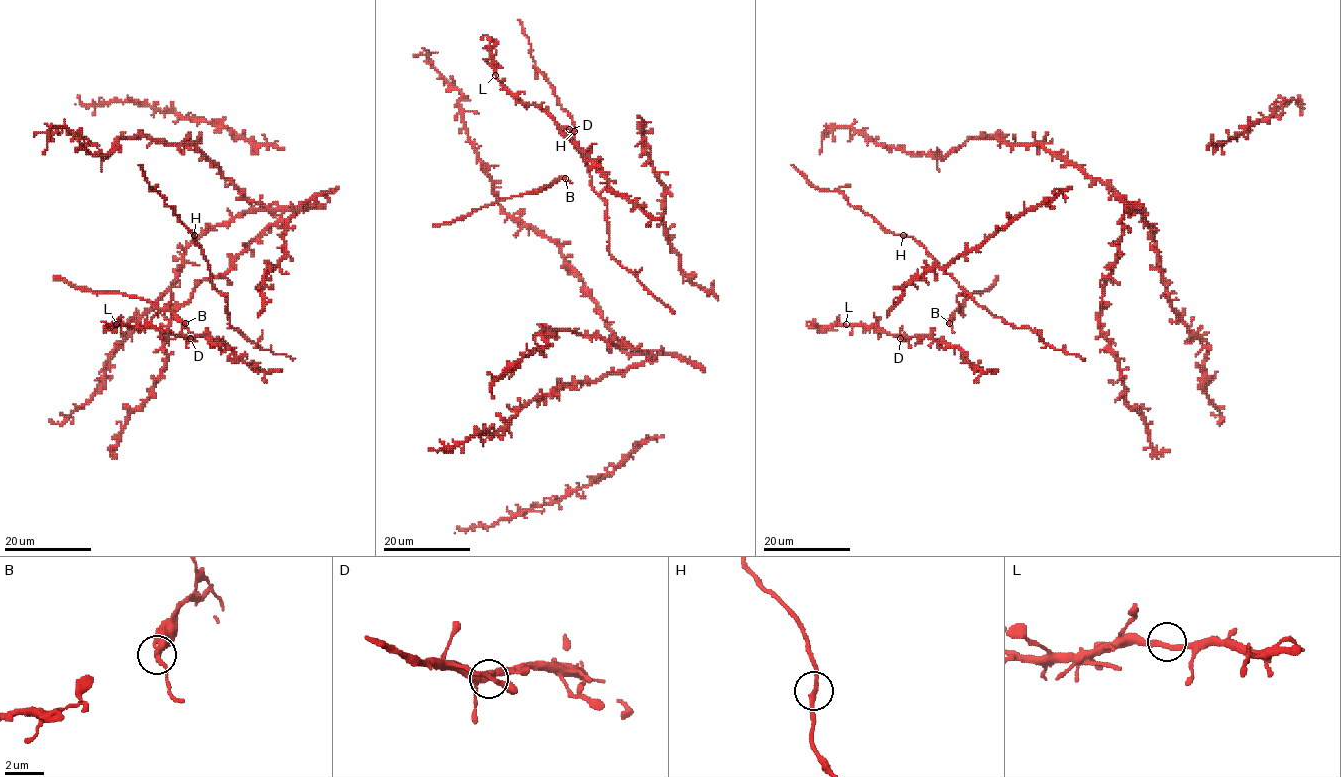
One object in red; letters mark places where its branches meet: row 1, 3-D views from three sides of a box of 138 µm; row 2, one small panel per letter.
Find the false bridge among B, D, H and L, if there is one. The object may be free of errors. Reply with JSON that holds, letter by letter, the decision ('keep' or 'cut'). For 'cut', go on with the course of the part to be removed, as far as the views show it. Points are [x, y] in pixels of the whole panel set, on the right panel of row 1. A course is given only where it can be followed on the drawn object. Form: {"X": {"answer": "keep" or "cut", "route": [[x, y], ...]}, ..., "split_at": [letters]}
{"B": {"answer": "cut", "route": [[949, 323], [972, 293], [990, 288], [997, 278]]}, "D": {"answer": "keep"}, "H": {"answer": "keep"}, "L": {"answer": "keep"}, "split_at": ["B"]}

